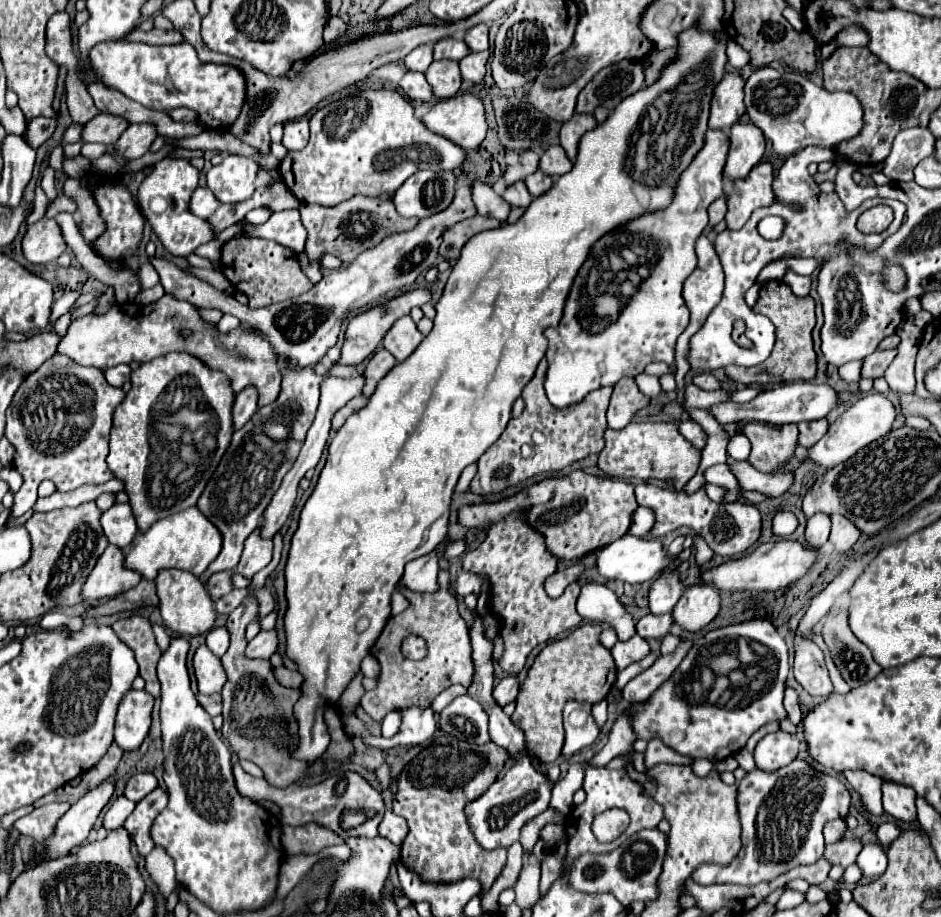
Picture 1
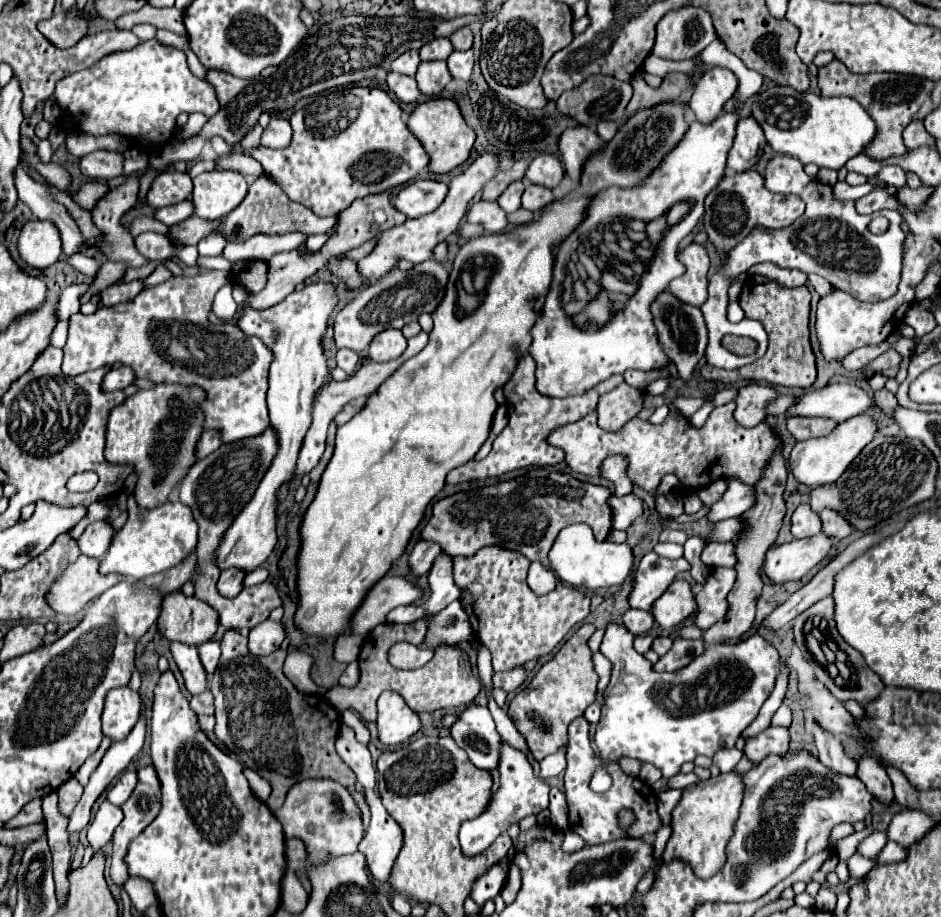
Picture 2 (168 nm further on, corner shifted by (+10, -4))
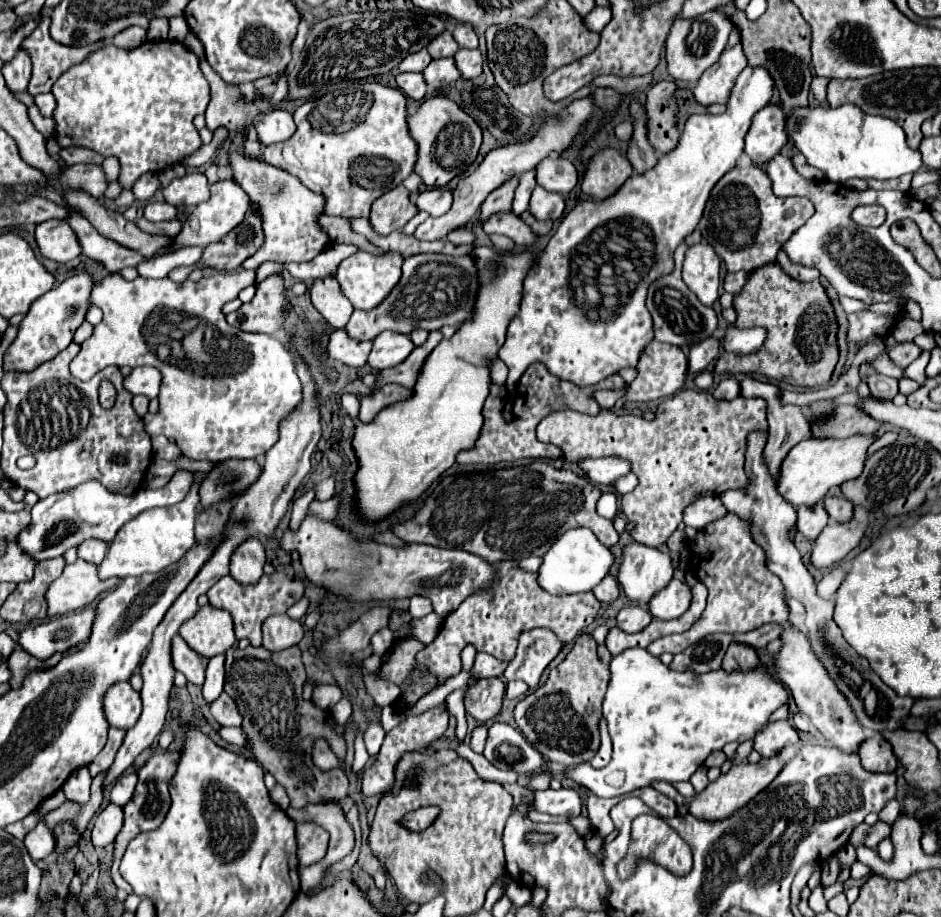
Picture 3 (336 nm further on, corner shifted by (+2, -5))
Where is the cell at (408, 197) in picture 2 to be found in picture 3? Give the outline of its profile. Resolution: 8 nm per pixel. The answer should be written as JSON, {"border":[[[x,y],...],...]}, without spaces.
{"border":[[[442,188],[424,190],[416,200],[416,208],[428,212],[430,216],[442,216],[450,210],[450,206],[452,206],[452,192]]]}

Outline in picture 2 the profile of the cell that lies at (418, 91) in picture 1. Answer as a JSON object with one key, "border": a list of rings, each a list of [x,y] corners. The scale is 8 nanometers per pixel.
{"border":[[[388,73],[388,87],[402,103],[416,103],[420,91],[416,87],[416,79],[400,73]]]}

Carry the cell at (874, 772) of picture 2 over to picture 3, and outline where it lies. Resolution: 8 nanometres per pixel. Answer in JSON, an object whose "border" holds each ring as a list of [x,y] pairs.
{"border":[[[874,734],[872,738],[866,738],[860,744],[858,756],[862,760],[862,768],[866,772],[874,772],[874,774],[888,774],[888,772],[896,772],[898,770],[898,762],[892,754],[892,748],[888,742],[884,742],[884,738],[880,734]]]}

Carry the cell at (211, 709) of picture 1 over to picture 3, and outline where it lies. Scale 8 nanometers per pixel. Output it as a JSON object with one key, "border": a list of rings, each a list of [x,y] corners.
{"border":[[[222,692],[222,696],[218,696],[214,702],[210,702],[210,714],[222,726],[240,726],[238,708],[236,708],[236,704],[230,700],[230,696],[226,692]]]}

